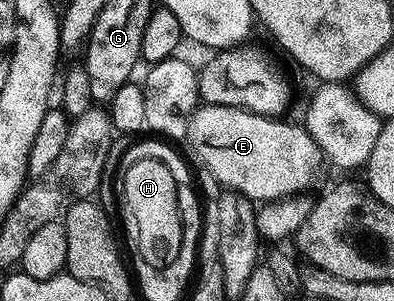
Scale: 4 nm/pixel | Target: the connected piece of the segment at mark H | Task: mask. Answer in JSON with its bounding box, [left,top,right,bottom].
[121,161,183,268]

